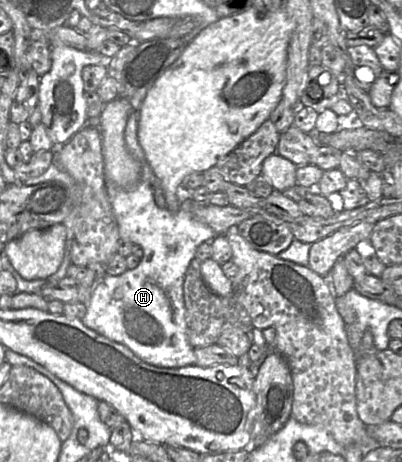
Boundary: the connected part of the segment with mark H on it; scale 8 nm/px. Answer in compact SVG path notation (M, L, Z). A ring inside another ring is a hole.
M107 181L107 191L116 217L121 239L129 240L143 251L140 264L119 276L106 276L97 282L87 301L87 310L81 319L88 328L129 348L144 362L165 368L181 368L195 365L194 349L187 337L183 282L185 272L195 258L197 248L212 241L217 235L208 226L195 221L181 207L176 212L159 208L153 198L149 181L140 181L129 189L123 189Z

